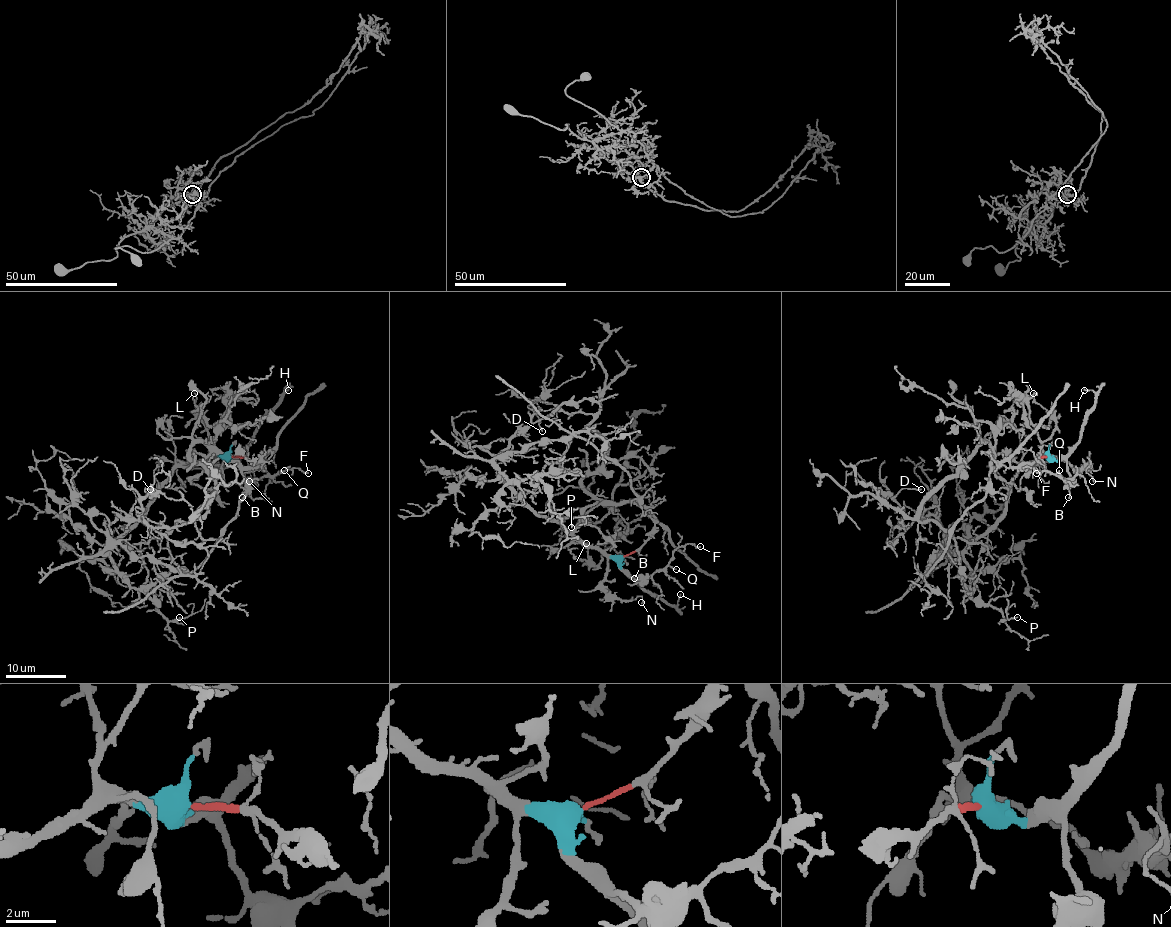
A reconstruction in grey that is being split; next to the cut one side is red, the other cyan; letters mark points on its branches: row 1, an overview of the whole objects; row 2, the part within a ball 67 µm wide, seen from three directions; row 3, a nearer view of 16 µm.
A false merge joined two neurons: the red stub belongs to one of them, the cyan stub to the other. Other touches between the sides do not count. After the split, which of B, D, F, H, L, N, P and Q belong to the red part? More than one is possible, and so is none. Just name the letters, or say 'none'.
none

